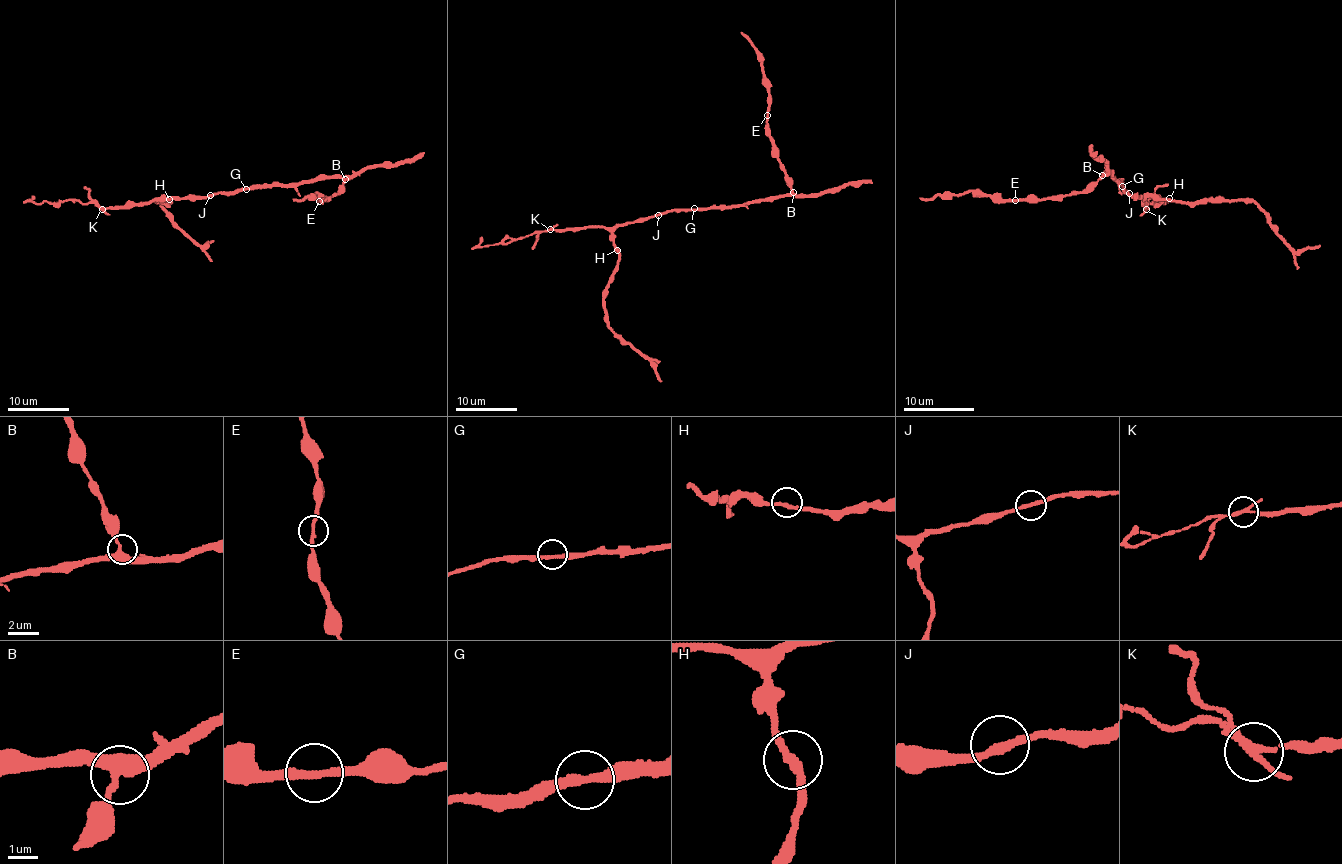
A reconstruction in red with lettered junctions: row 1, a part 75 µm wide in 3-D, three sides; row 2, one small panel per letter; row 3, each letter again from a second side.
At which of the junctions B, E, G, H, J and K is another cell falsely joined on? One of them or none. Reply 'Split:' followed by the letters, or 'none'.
Split: K

